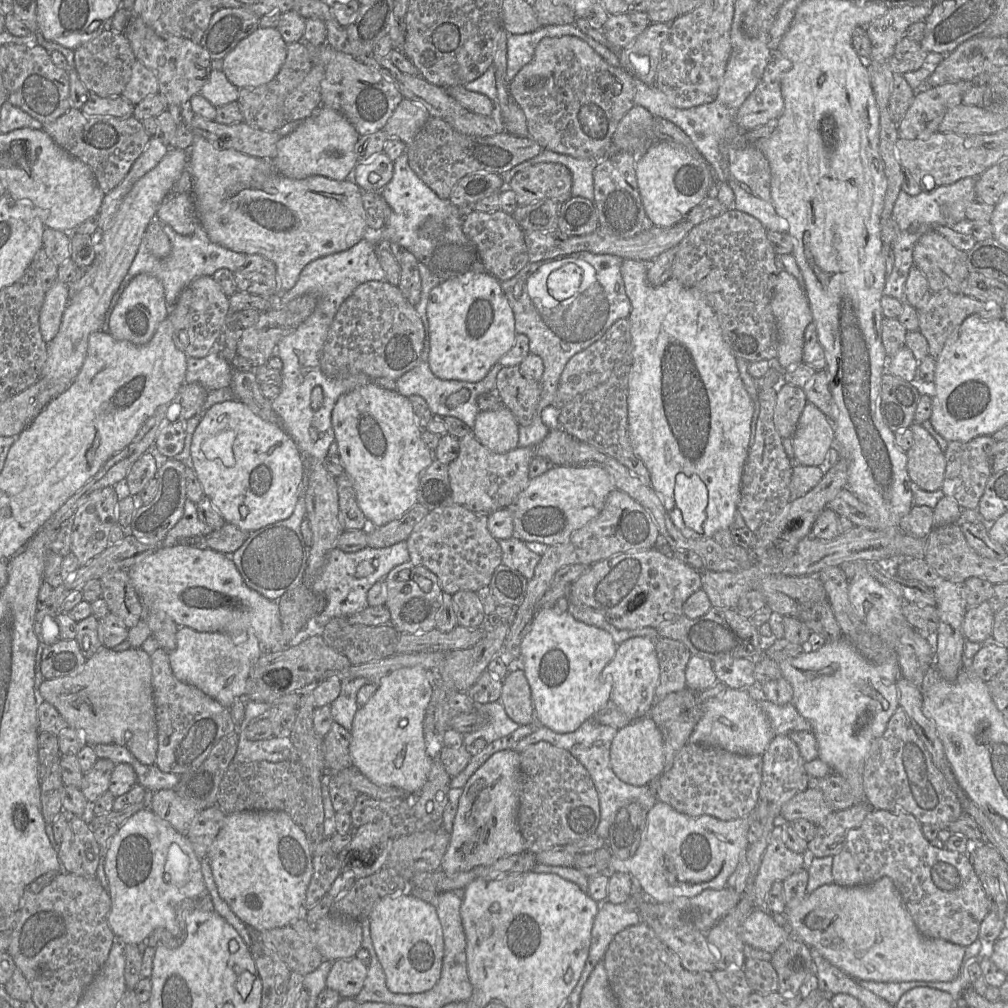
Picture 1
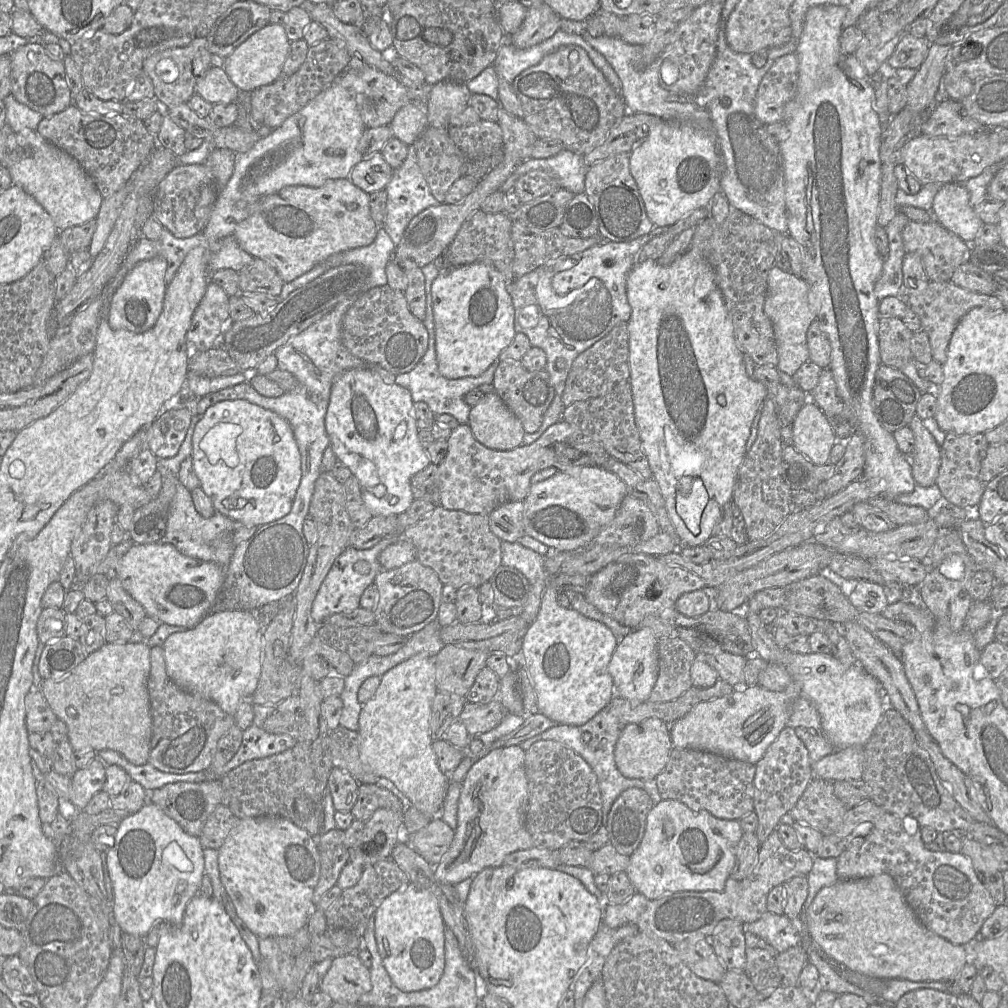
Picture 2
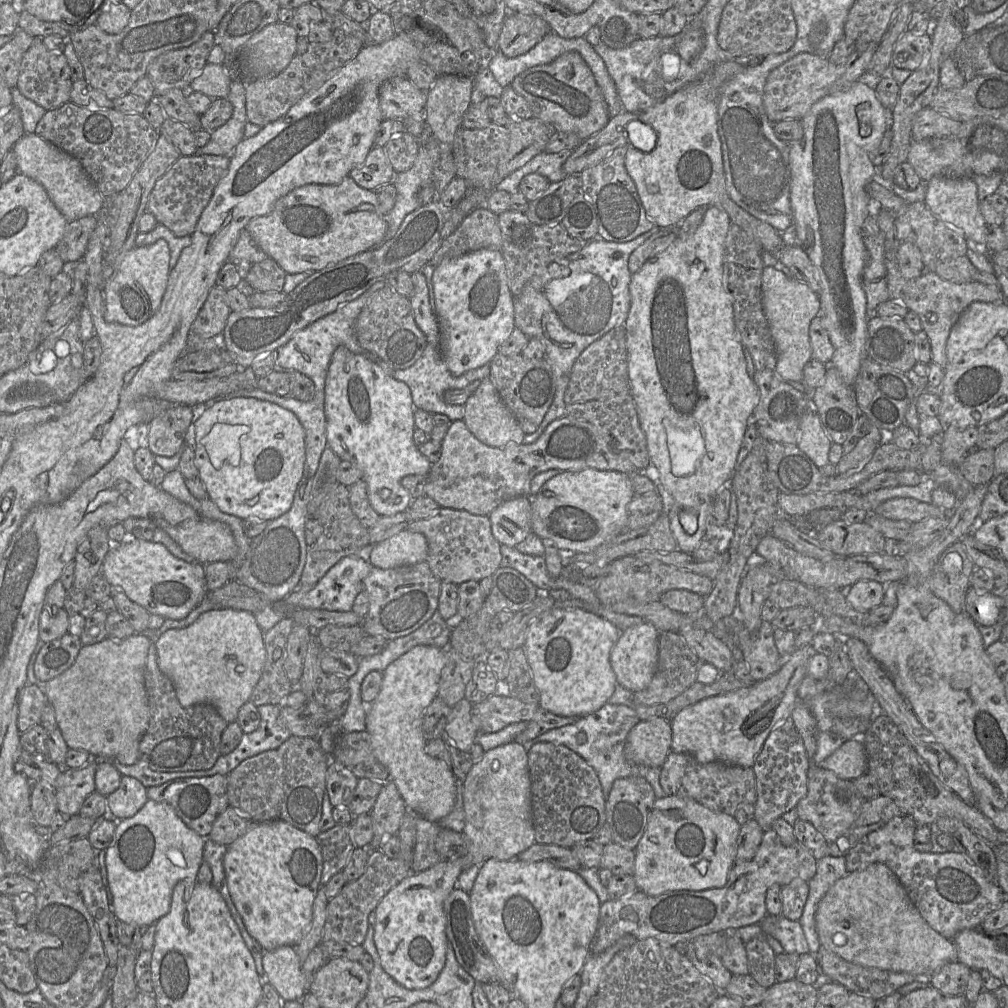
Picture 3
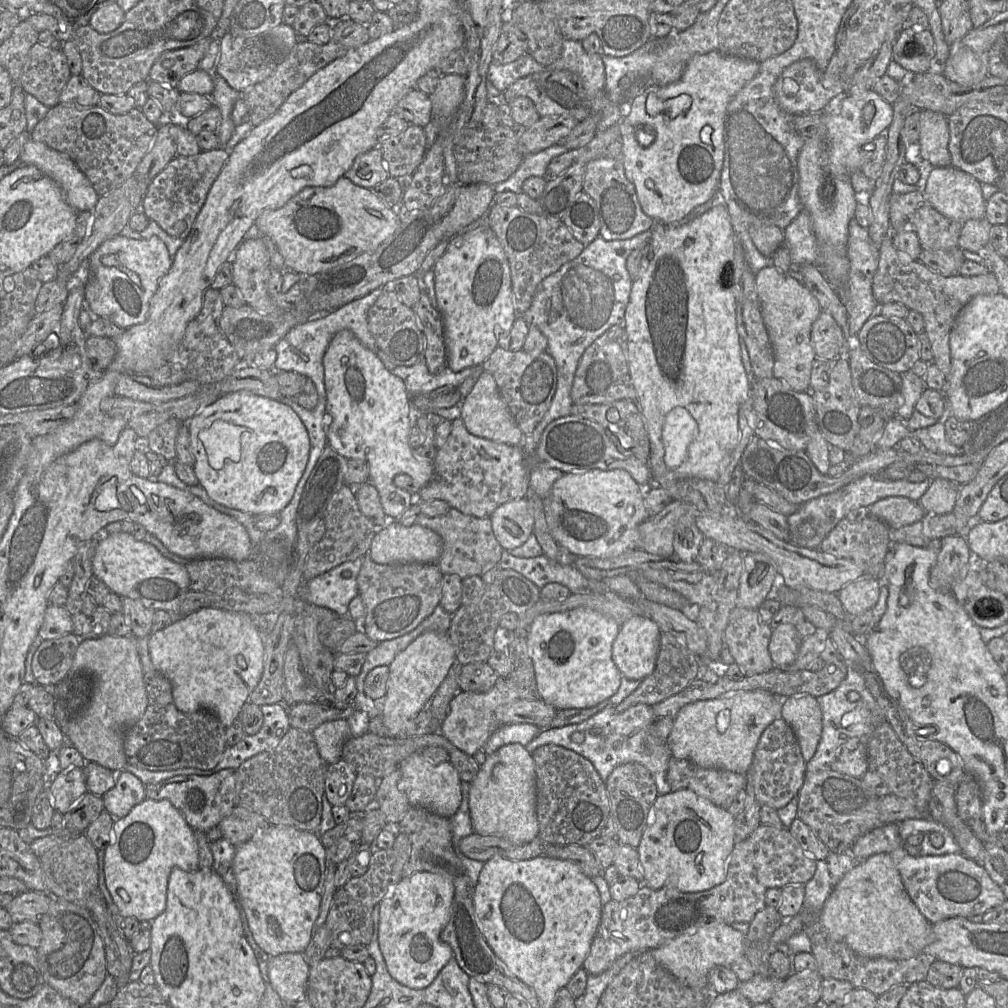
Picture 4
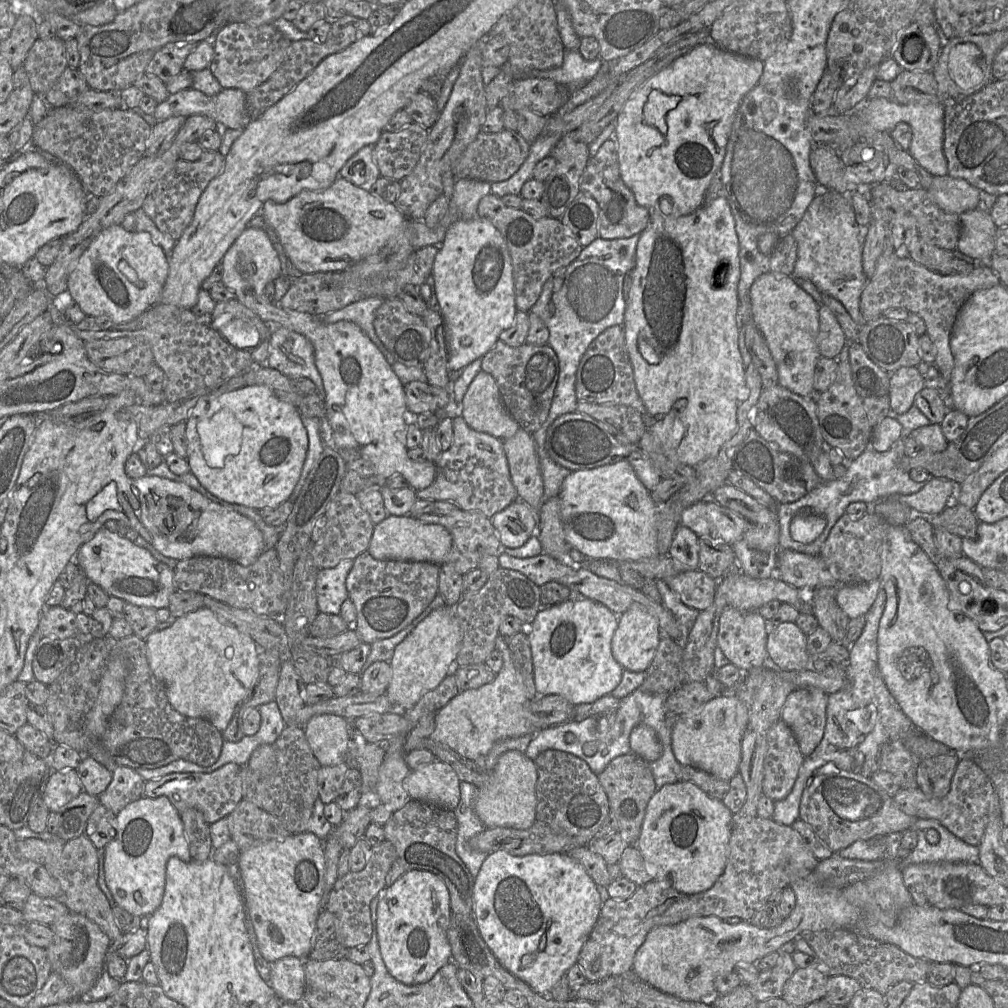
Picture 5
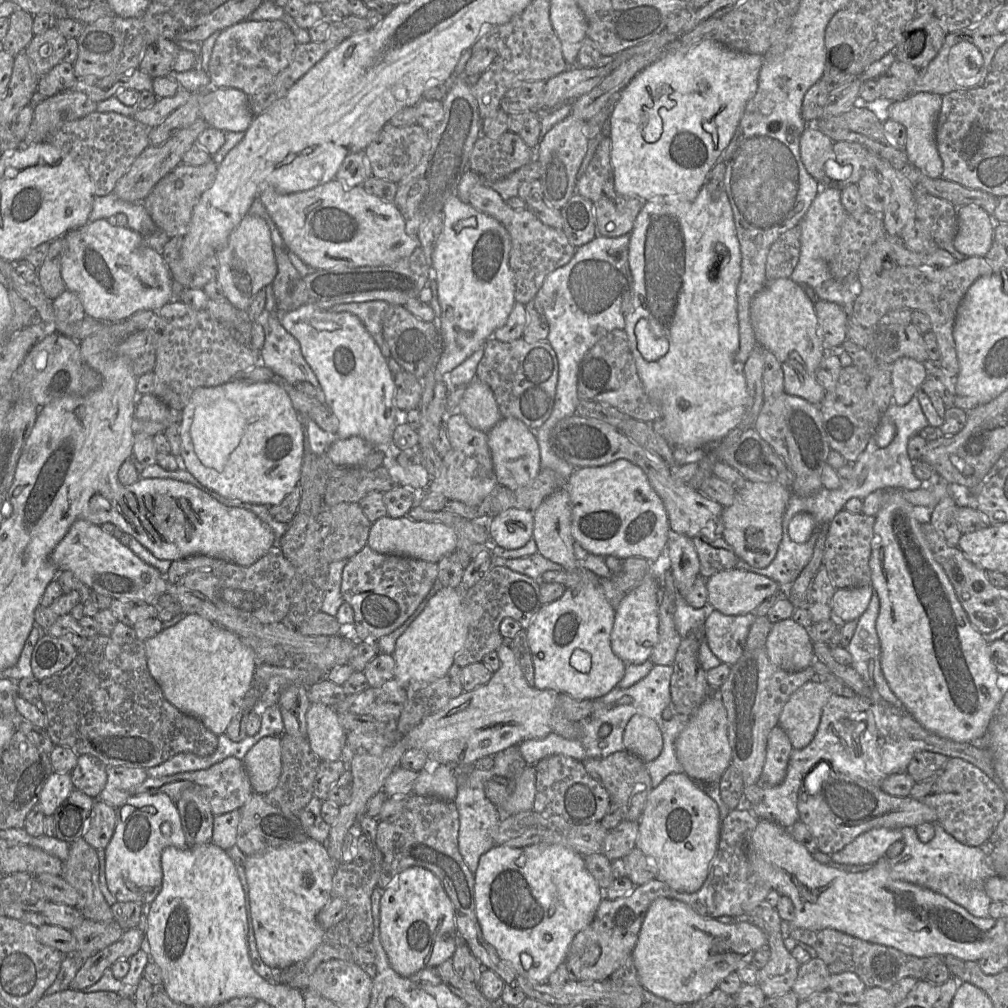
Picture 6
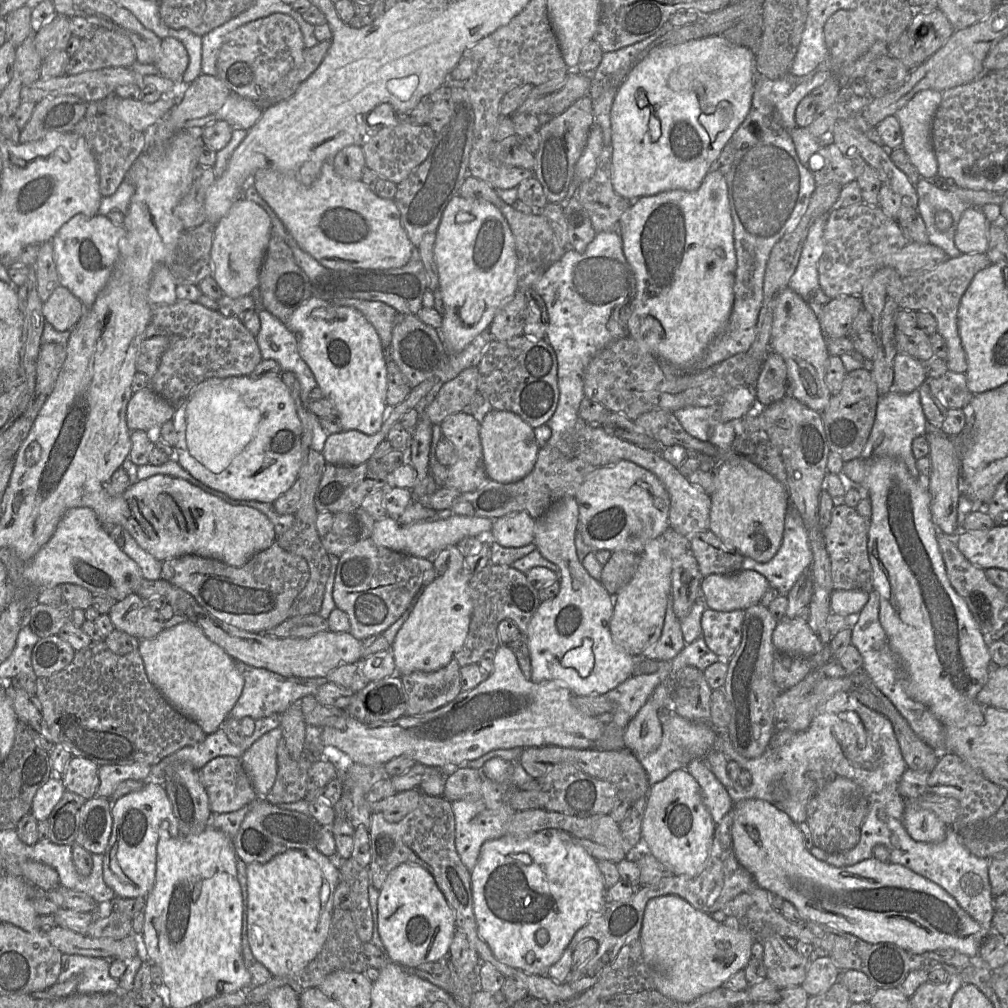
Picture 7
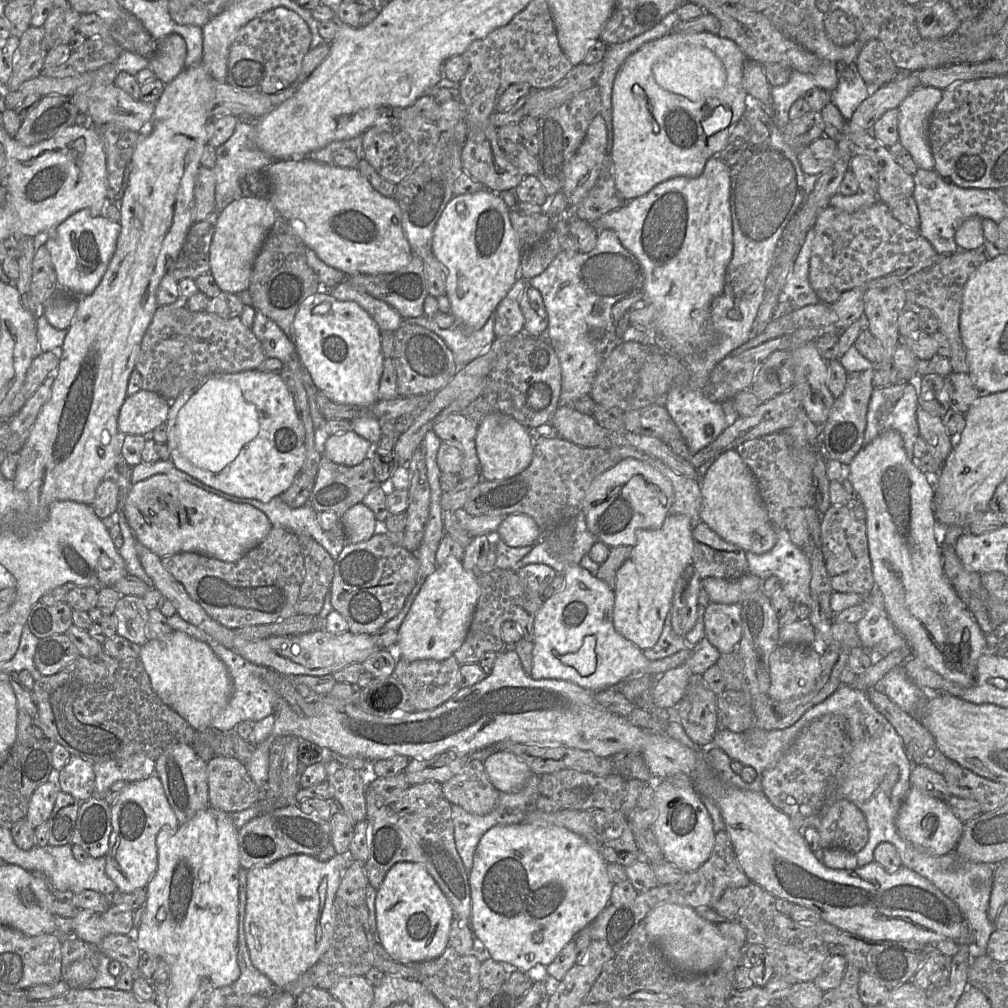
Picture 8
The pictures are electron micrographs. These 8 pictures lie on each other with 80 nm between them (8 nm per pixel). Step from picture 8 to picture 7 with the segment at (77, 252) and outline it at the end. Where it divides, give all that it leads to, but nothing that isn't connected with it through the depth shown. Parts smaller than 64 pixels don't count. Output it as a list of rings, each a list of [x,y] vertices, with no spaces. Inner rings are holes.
[[[76,214],[61,226],[51,239],[60,286],[80,299],[85,309],[90,308],[106,286],[119,258],[119,241],[126,231],[105,215],[88,217]]]

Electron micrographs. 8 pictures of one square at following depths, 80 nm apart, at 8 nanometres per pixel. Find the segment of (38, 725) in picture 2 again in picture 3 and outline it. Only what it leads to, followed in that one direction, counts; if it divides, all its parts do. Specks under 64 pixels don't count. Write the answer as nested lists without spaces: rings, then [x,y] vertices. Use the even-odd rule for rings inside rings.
[[[36,684],[23,687],[18,702],[17,727],[20,733],[41,724],[42,710],[47,702],[45,694]]]

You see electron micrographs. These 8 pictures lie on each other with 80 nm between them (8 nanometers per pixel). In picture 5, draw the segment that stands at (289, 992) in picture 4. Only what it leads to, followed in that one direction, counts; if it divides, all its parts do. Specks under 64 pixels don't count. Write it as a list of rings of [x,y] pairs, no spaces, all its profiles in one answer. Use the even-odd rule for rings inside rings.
[[[286,956],[271,963],[269,983],[281,1002],[302,1002],[305,992],[305,959]]]

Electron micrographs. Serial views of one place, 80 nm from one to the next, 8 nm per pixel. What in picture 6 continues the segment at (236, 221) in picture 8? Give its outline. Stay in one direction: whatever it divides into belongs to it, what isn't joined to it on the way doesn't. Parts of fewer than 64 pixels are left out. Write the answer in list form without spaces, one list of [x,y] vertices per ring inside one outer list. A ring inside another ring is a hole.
[[[247,214],[229,236],[228,243],[217,253],[217,282],[226,299],[236,308],[247,311],[255,295],[272,283],[277,274],[270,229],[264,219]]]

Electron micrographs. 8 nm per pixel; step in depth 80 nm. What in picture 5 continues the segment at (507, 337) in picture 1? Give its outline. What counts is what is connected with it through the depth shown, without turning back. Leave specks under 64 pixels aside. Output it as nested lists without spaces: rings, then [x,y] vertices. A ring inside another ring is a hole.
[[[477,217],[468,221],[458,221],[447,230],[435,256],[432,276],[440,314],[444,321],[449,374],[451,370],[464,369],[477,358],[482,358],[499,340],[501,332],[514,323],[517,309],[512,263],[507,244],[499,230],[487,219]]]

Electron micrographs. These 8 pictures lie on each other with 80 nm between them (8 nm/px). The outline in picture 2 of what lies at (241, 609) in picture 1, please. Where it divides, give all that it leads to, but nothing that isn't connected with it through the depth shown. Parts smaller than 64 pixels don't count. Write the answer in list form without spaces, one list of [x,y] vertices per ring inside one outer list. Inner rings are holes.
[[[170,543],[134,544],[117,564],[113,576],[122,583],[124,589],[139,602],[146,616],[158,622],[186,628],[195,627],[207,614],[211,613],[224,580],[224,569],[214,562],[207,562],[182,554]]]

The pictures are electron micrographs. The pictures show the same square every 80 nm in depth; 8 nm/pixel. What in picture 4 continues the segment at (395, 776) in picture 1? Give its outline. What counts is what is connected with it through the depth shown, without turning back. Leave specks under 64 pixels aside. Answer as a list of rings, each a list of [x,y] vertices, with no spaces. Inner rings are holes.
[[[426,631],[405,650],[398,653],[389,665],[387,691],[382,700],[383,724],[396,736],[406,721],[415,718],[432,698],[456,662],[455,648],[448,633]],[[414,752],[398,764],[398,769],[401,774],[398,788],[405,794],[410,806],[421,807],[446,818],[455,814],[462,798],[461,780],[449,761],[431,763],[420,752]]]

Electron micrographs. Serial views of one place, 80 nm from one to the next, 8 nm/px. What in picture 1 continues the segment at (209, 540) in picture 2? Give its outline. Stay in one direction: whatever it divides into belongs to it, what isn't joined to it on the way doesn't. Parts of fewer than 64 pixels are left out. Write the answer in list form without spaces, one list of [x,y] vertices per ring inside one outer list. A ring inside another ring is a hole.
[[[187,498],[182,518],[167,533],[166,537],[162,541],[162,545],[176,545],[180,540],[185,538],[205,536],[211,532],[213,532],[213,529],[200,520],[196,504]]]

